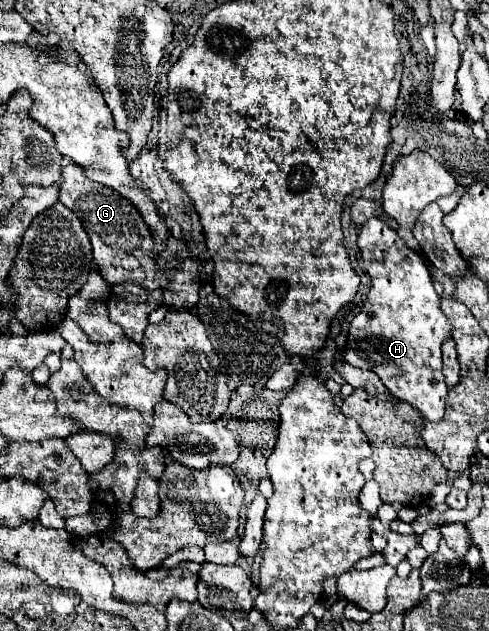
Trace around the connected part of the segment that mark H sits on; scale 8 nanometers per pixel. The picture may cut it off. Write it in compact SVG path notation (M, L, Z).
M369 219L361 227L359 249L367 265L367 275L371 277L371 289L361 311L351 321L349 335L347 335L347 349L343 351L343 359L353 367L371 369L373 373L377 373L377 377L381 379L381 383L387 387L387 391L393 397L413 403L413 407L427 421L439 421L445 413L445 397L447 397L447 385L441 373L441 345L445 339L451 337L451 323L441 309L441 297L433 289L429 269L425 261L419 259L419 255L415 255L415 251L411 251L403 243L397 231L385 225L381 219Z

